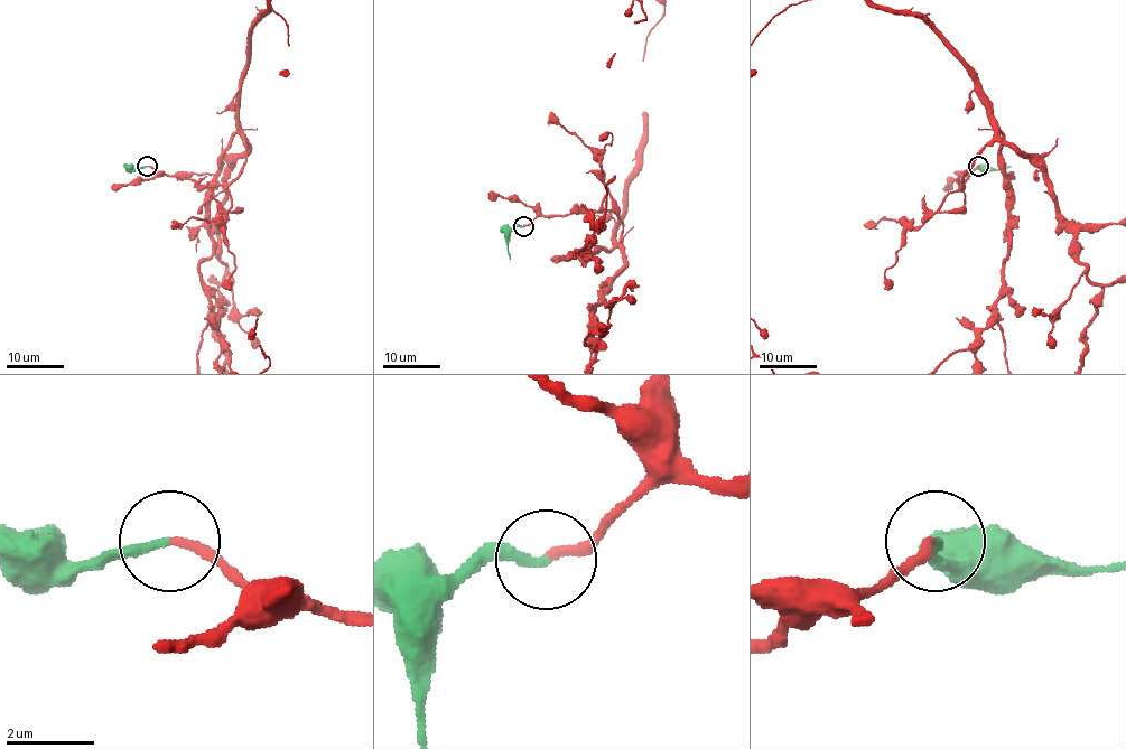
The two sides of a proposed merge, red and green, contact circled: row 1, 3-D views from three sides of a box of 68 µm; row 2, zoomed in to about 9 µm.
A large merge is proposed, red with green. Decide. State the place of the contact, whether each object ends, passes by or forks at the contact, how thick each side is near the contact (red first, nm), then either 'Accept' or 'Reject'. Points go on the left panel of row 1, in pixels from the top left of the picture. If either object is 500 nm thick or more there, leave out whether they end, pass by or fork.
Place: (147, 166). At the ring red ends. At the ring green ends. Thickness 220 nm (red) against 220 nm. Accept

